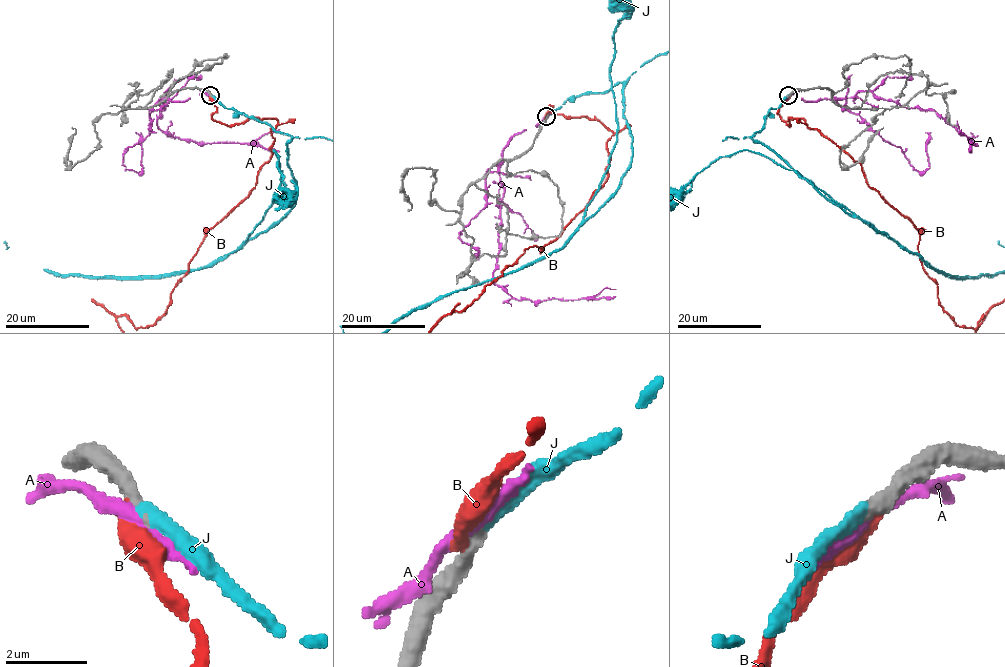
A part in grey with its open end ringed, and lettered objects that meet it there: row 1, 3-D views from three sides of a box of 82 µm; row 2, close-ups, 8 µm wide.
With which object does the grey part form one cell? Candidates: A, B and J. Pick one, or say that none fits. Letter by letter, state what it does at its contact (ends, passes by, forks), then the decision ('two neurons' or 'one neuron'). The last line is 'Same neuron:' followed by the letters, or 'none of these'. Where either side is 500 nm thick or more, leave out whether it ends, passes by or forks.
A: it passes by; two neurons
B: it ends; two neurons
J: it ends; one neuron
Same neuron: J

